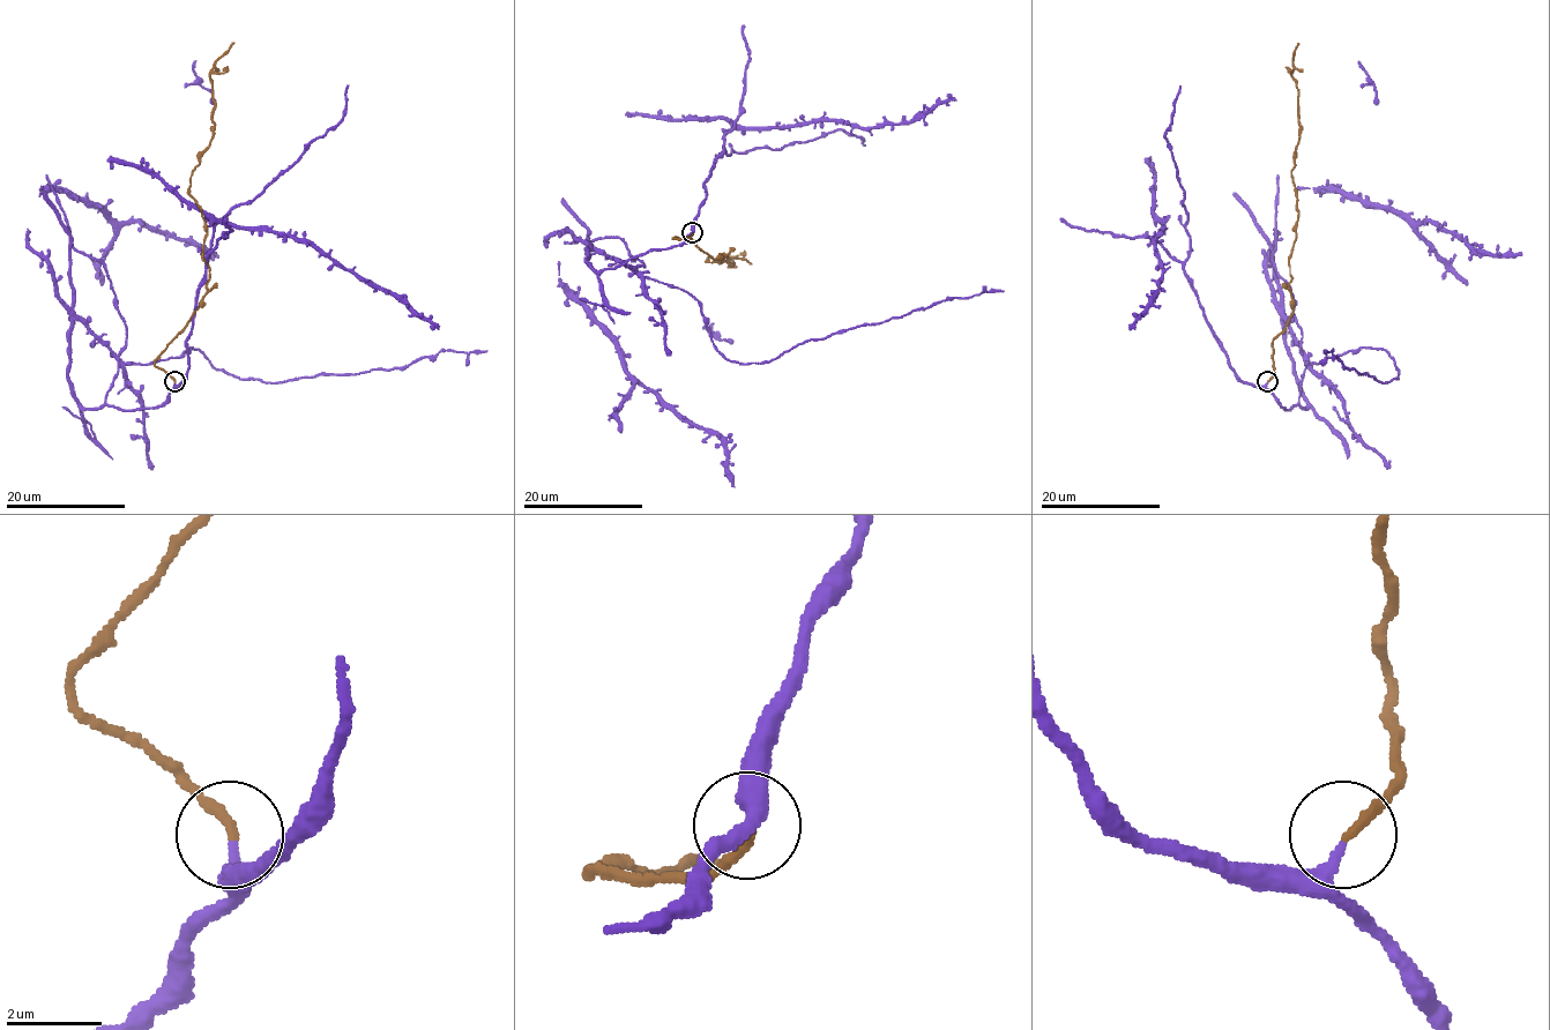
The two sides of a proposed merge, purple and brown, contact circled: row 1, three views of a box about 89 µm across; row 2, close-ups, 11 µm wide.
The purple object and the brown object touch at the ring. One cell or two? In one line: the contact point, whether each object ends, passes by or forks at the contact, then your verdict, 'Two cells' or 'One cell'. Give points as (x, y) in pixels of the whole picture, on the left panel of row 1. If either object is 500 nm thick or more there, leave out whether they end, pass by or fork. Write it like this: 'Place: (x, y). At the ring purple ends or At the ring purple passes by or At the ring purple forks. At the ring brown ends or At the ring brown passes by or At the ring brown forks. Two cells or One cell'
Place: (174, 381). At the ring purple ends. At the ring brown ends. One cell

